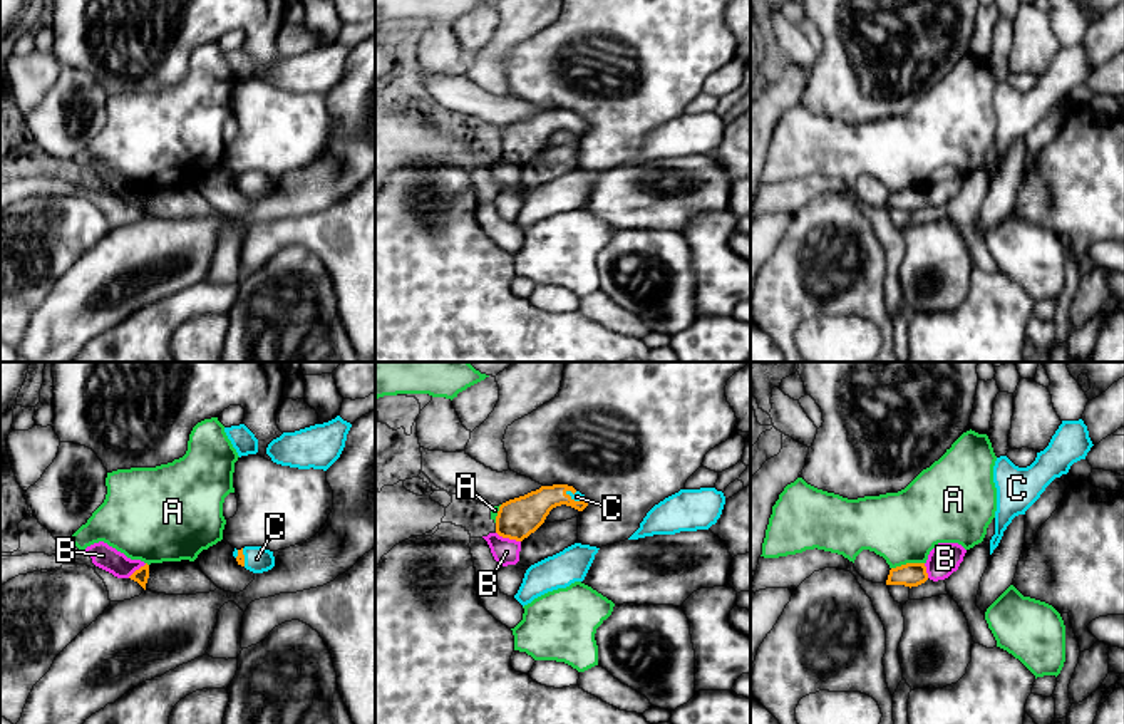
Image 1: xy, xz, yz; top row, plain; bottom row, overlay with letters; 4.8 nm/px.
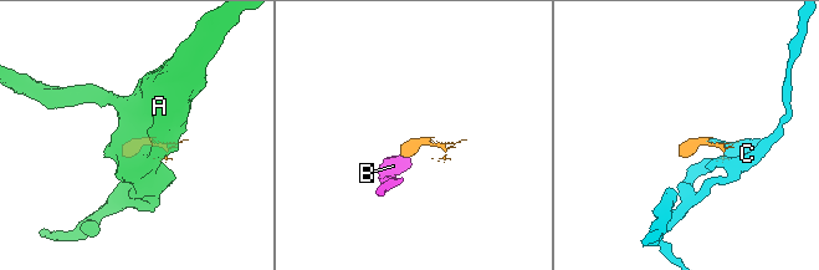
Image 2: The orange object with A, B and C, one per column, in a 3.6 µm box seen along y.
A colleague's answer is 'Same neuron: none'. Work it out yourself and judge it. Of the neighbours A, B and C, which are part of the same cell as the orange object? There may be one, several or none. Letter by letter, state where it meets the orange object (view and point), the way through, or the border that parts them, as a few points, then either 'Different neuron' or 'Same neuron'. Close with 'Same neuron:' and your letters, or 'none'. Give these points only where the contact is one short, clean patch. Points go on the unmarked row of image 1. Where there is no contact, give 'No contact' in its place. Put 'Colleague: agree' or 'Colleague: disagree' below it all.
A: Touches orange at yz (907, 188). Boundary: yz (923, 186), (907, 186), (891, 193). Different neuron
B: Touches orange at xz (508, 161). Boundary: xz (496, 156), (520, 166). Different neuron
C: Touches orange at xz (573, 124). Same neuron
Same neuron: C
Colleague: disagree

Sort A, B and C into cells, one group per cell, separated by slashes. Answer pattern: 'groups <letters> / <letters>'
groups A / B / C

